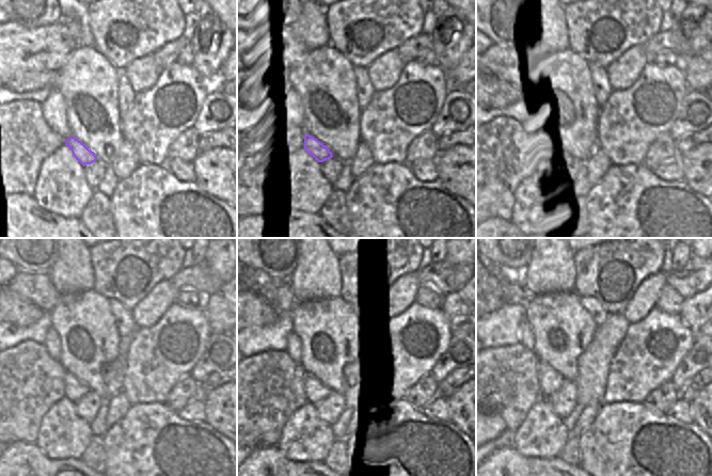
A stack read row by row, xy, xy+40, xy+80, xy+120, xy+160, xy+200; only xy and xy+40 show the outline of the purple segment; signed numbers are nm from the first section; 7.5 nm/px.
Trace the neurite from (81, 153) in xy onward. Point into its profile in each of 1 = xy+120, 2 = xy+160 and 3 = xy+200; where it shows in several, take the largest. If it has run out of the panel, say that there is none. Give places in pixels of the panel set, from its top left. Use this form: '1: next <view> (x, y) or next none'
1: next xy+120 (75, 390)
2: next xy+160 (314, 391)
3: next xy+200 (550, 380)

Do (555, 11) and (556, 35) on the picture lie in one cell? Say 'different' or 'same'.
same

